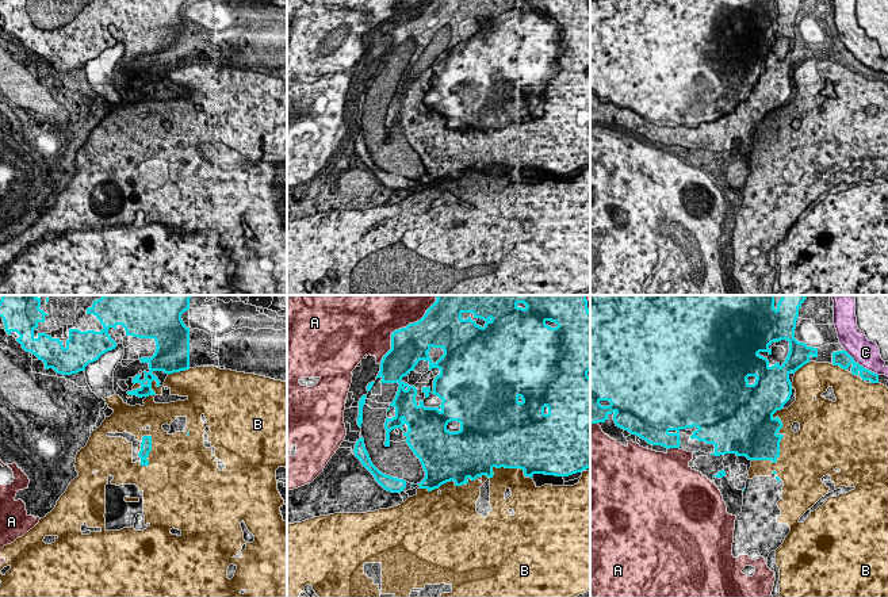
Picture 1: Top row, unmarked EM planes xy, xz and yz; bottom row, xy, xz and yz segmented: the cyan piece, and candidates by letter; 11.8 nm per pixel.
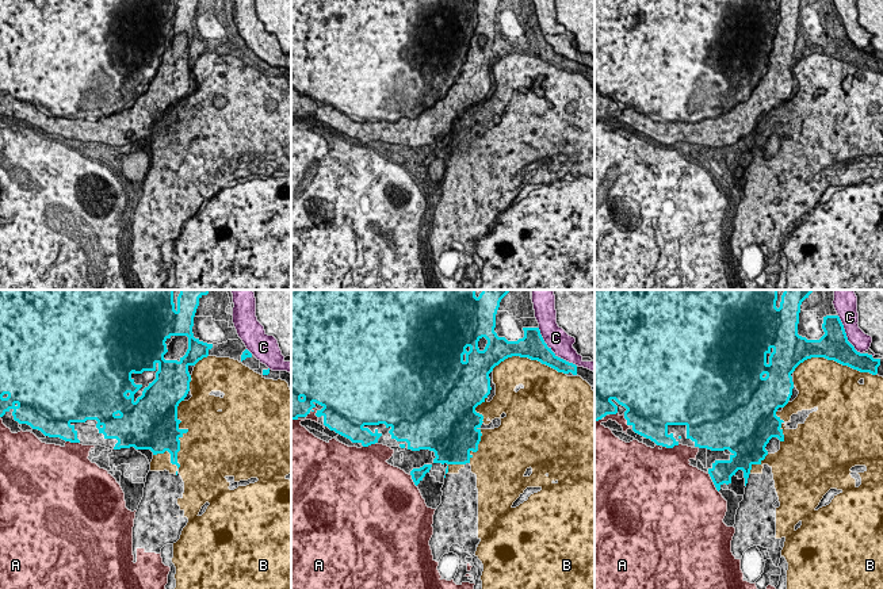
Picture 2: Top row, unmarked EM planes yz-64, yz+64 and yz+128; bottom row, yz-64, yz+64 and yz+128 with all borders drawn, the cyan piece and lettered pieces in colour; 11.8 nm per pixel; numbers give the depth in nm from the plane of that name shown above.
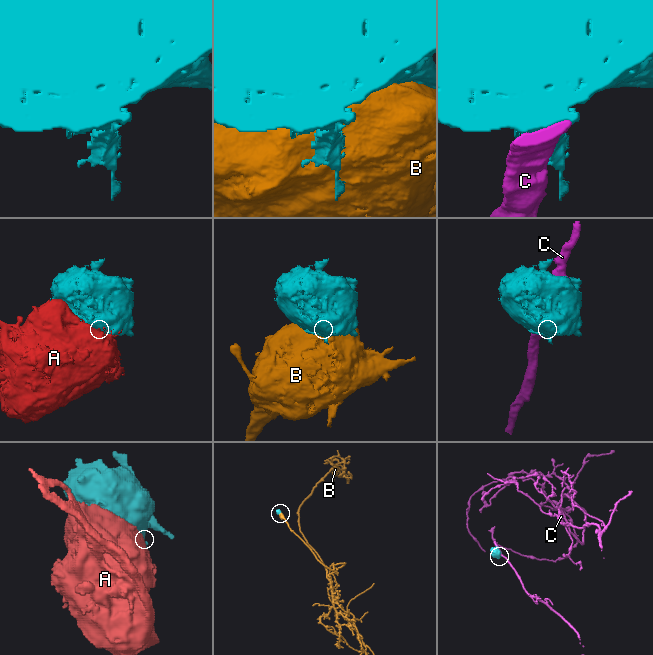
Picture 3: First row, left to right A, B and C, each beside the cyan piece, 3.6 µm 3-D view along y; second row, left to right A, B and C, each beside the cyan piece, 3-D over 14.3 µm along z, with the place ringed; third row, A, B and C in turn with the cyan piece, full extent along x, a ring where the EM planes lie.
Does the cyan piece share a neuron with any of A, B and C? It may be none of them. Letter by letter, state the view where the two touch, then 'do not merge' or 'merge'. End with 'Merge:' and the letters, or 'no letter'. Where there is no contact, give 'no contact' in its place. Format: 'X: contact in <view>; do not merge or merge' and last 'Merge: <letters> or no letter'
A: contact in xz; do not merge
B: contact in xz; do not merge
C: contact in yz; do not merge
Merge: no letter

